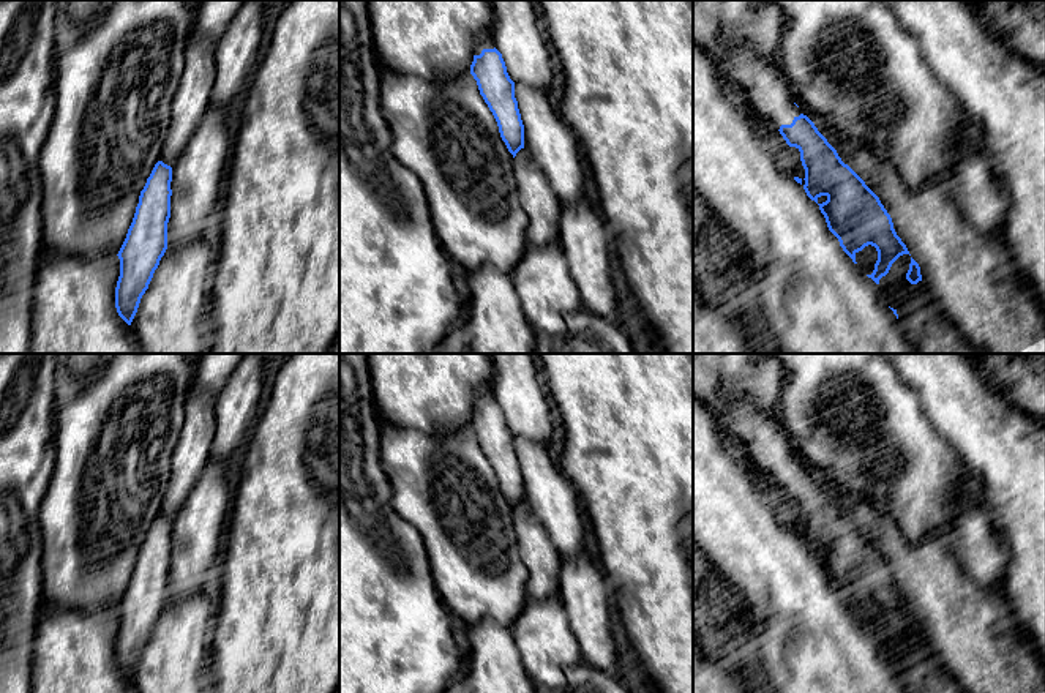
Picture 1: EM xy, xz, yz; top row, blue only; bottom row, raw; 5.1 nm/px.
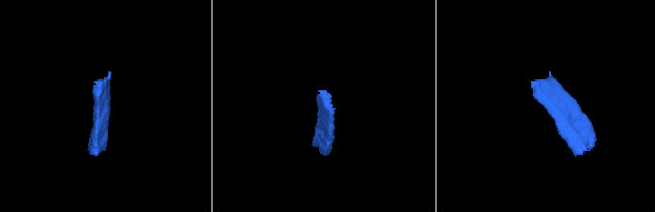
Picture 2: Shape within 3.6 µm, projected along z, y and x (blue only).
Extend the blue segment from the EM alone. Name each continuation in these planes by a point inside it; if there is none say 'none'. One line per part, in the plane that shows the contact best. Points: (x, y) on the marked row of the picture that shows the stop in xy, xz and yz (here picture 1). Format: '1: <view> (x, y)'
1: yz (767, 95)

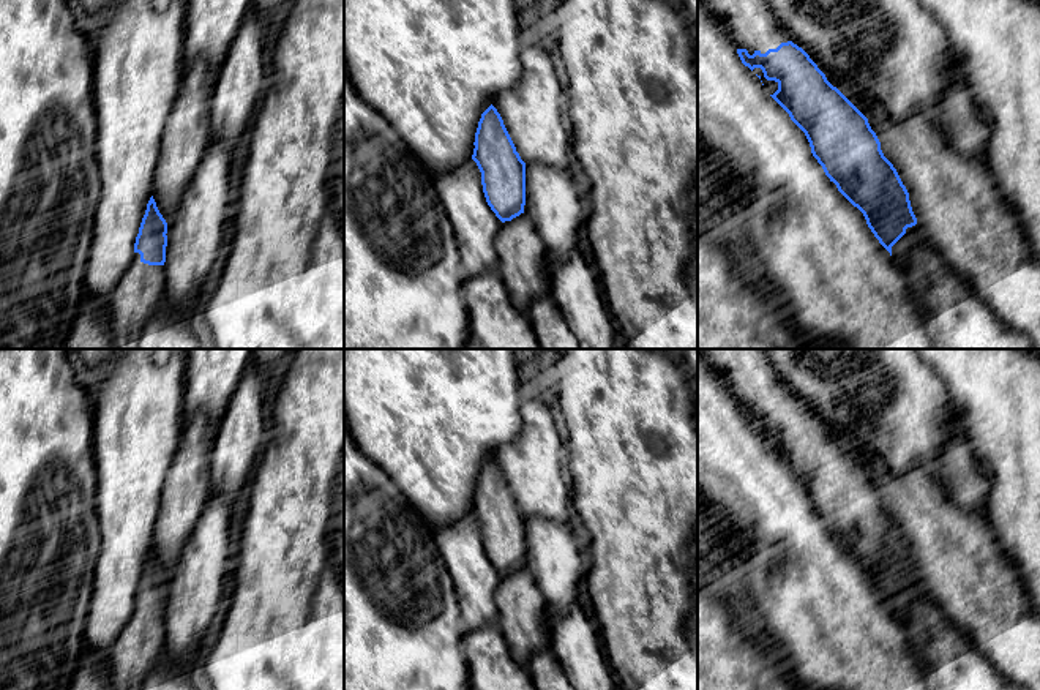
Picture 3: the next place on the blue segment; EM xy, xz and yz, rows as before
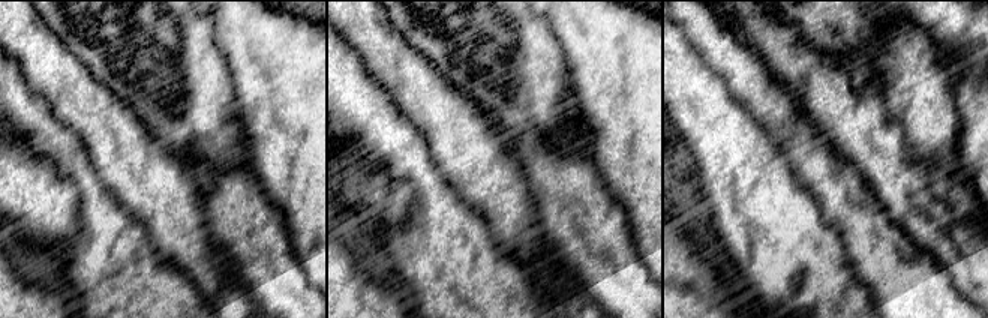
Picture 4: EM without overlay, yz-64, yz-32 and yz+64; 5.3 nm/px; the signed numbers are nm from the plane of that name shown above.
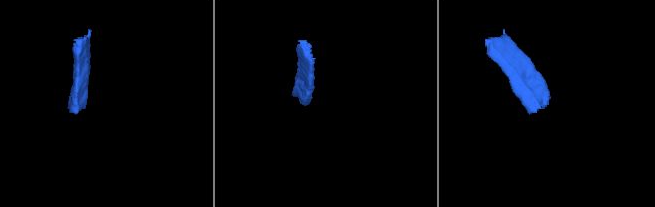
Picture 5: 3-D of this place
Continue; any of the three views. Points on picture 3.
1: xy (142, 289)
2: yz (748, 24)

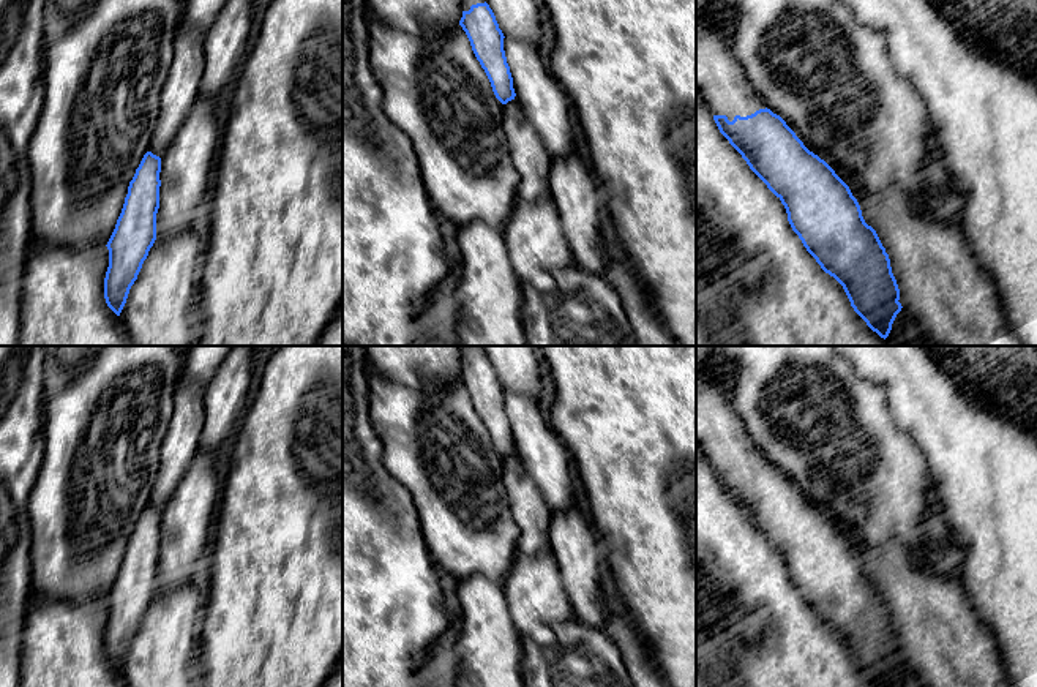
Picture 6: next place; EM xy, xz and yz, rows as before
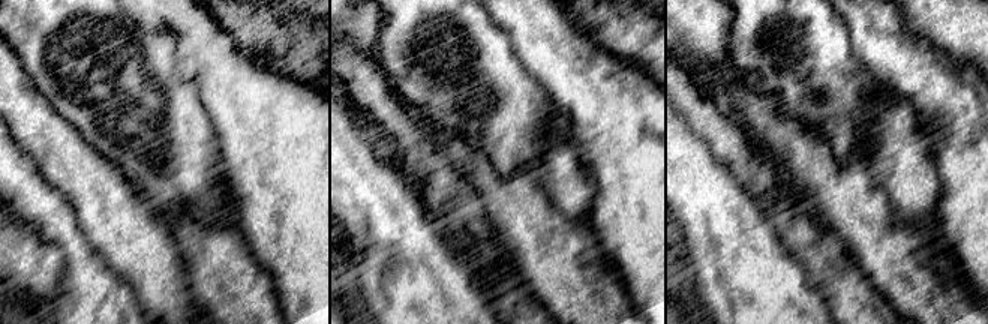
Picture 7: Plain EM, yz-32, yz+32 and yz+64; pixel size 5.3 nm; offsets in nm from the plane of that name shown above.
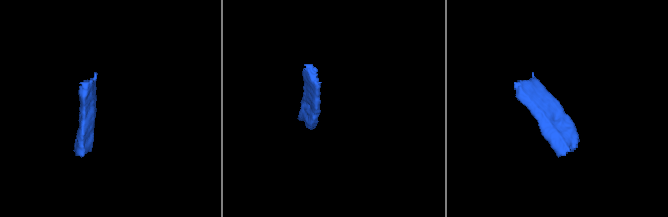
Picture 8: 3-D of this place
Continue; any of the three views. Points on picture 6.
1: yz (722, 87)

